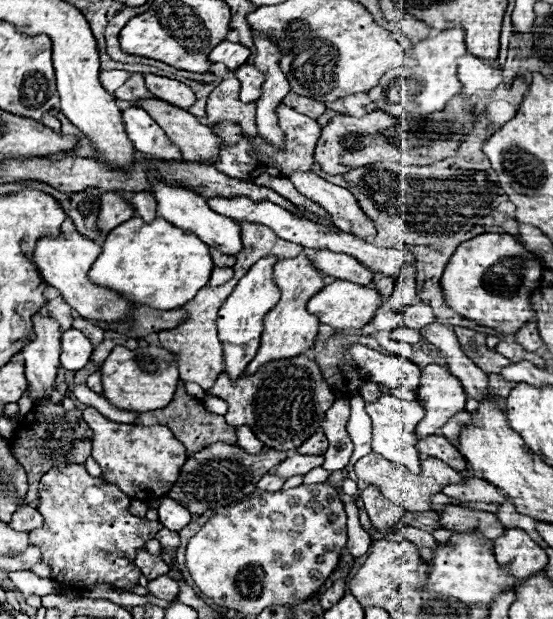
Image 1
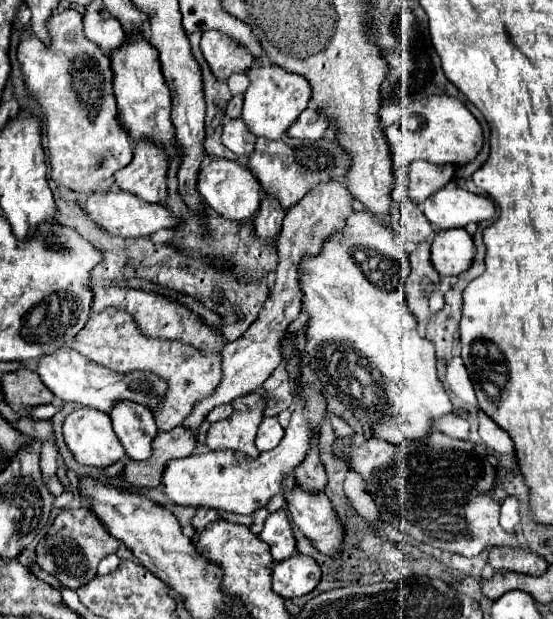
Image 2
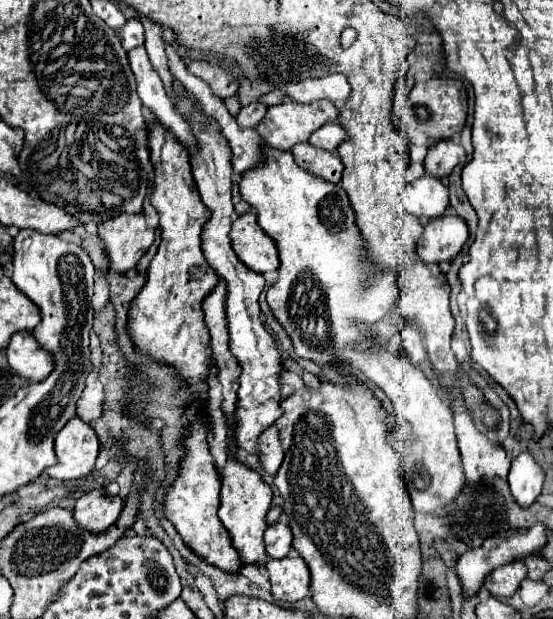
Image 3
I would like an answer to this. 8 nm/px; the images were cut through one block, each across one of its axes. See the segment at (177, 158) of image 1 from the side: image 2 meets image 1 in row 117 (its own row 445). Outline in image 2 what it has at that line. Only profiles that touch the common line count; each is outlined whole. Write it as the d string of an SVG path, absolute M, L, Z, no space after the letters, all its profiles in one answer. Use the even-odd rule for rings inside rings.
M120 400L110 418L126 454L134 460L146 460L152 454L150 442L158 432L152 412L142 404L132 404L132 400Z

